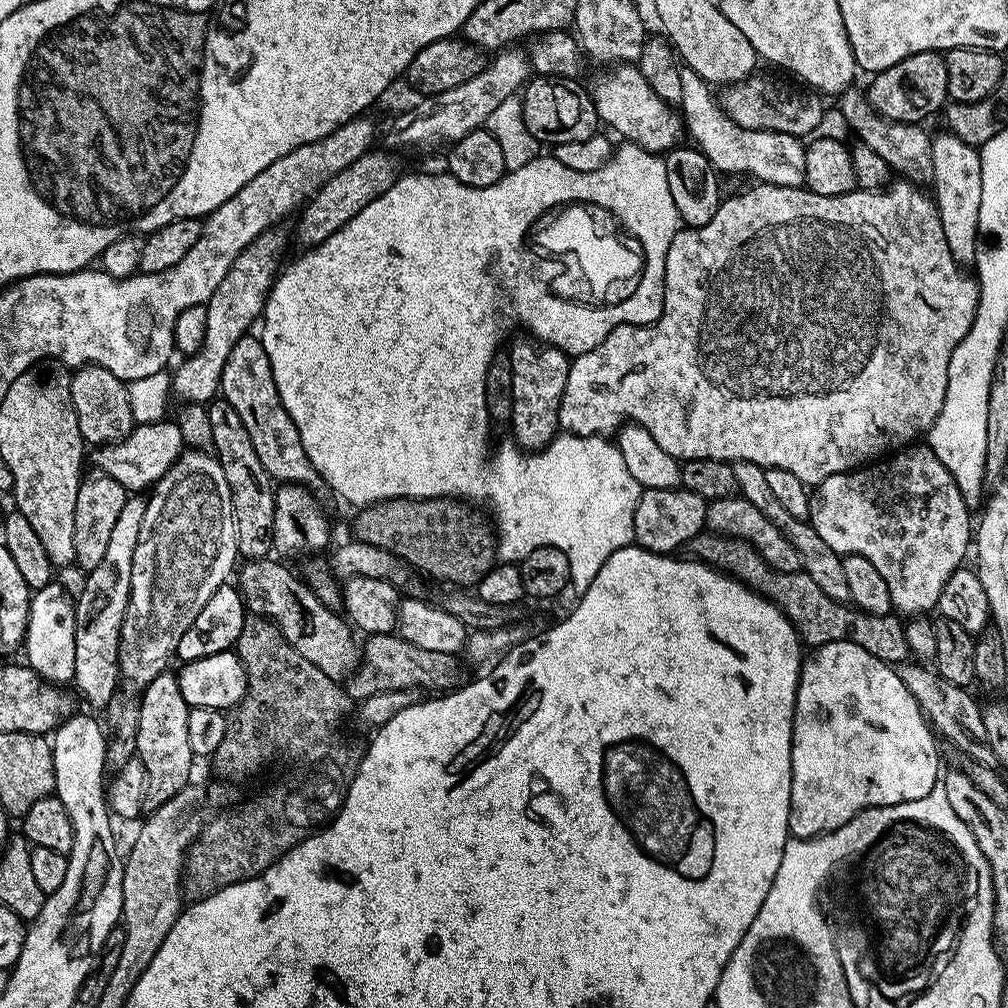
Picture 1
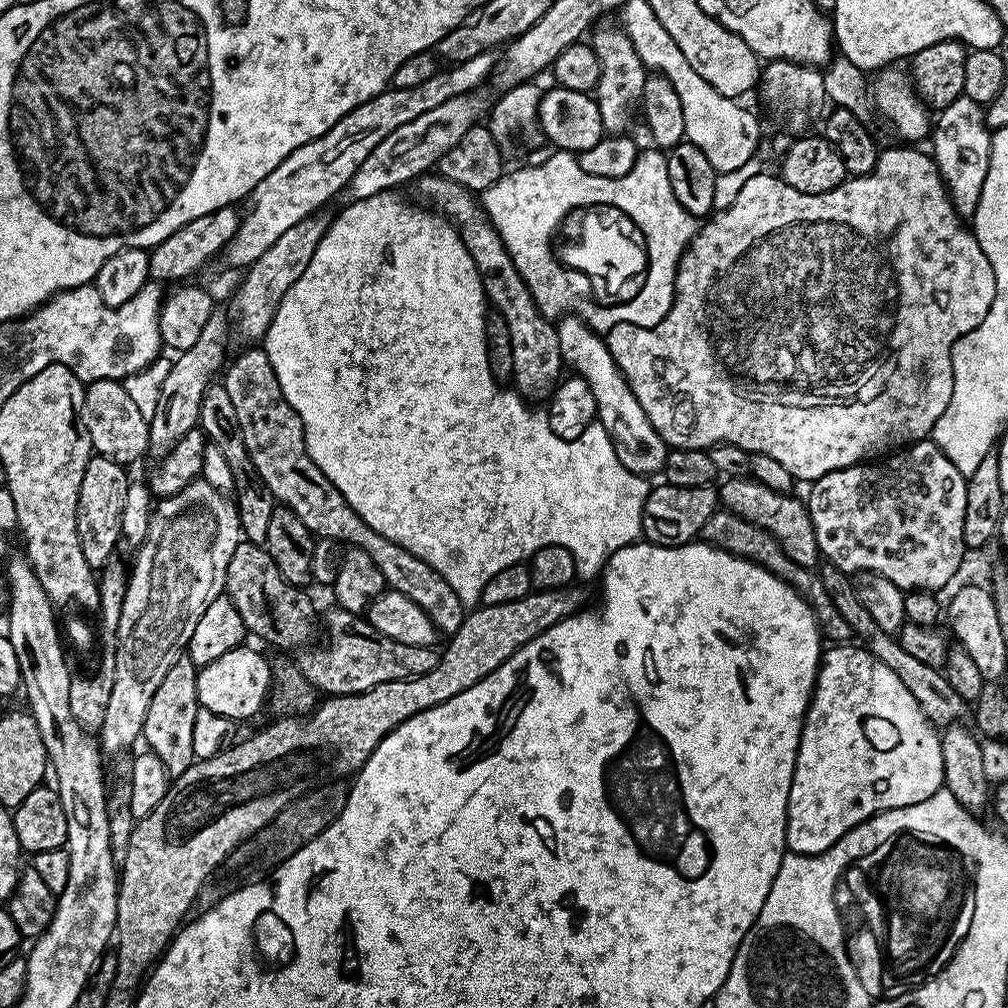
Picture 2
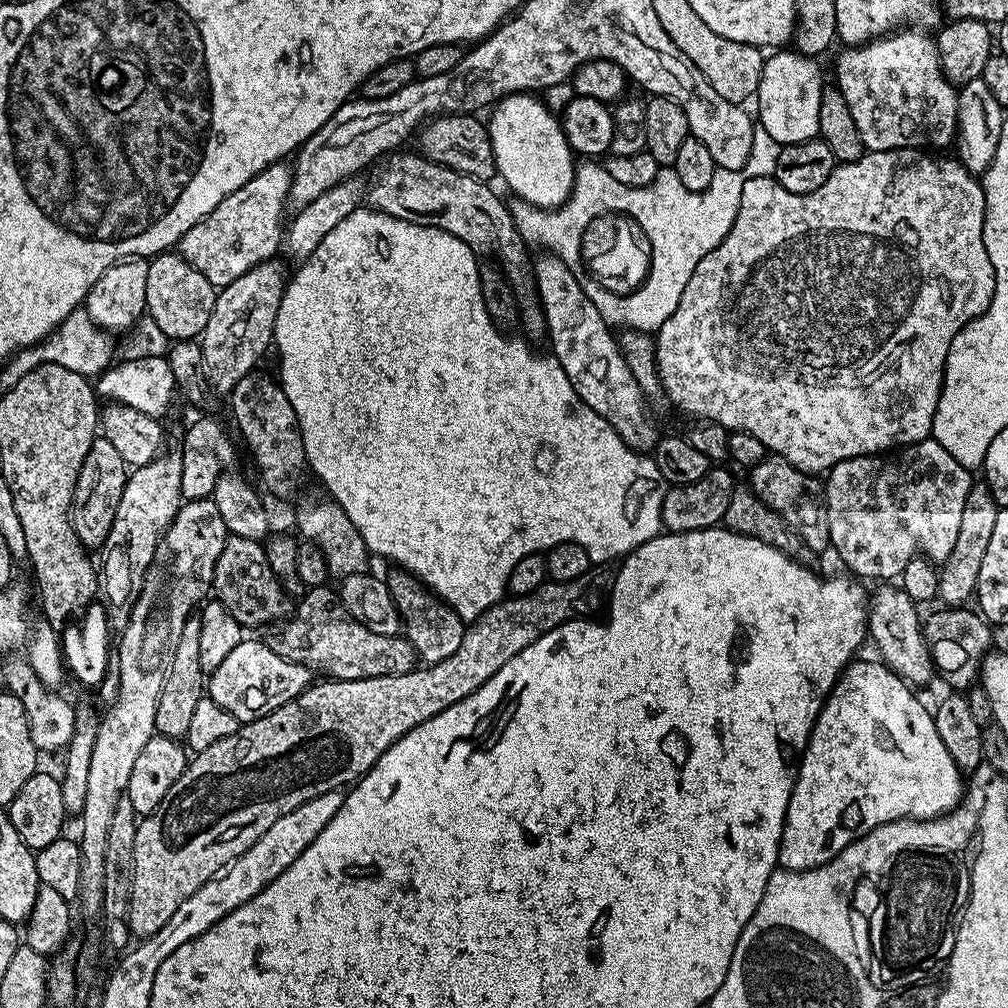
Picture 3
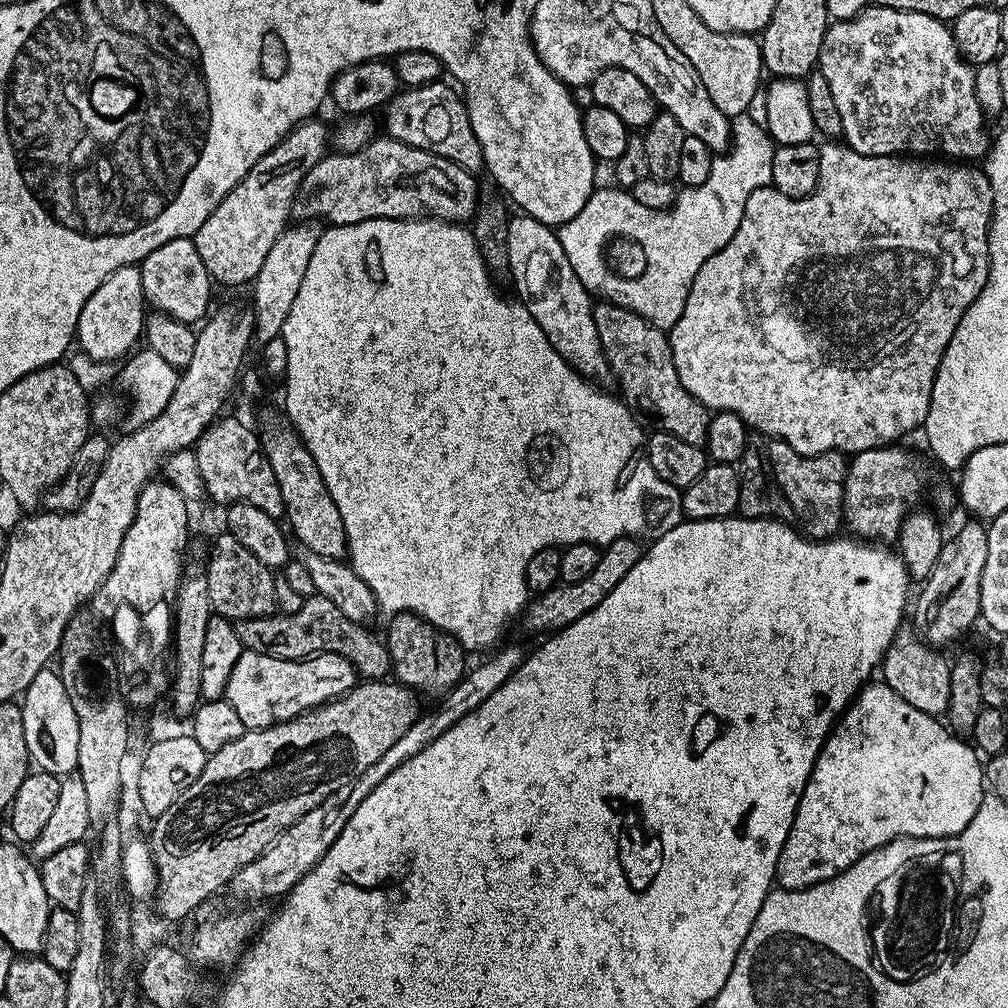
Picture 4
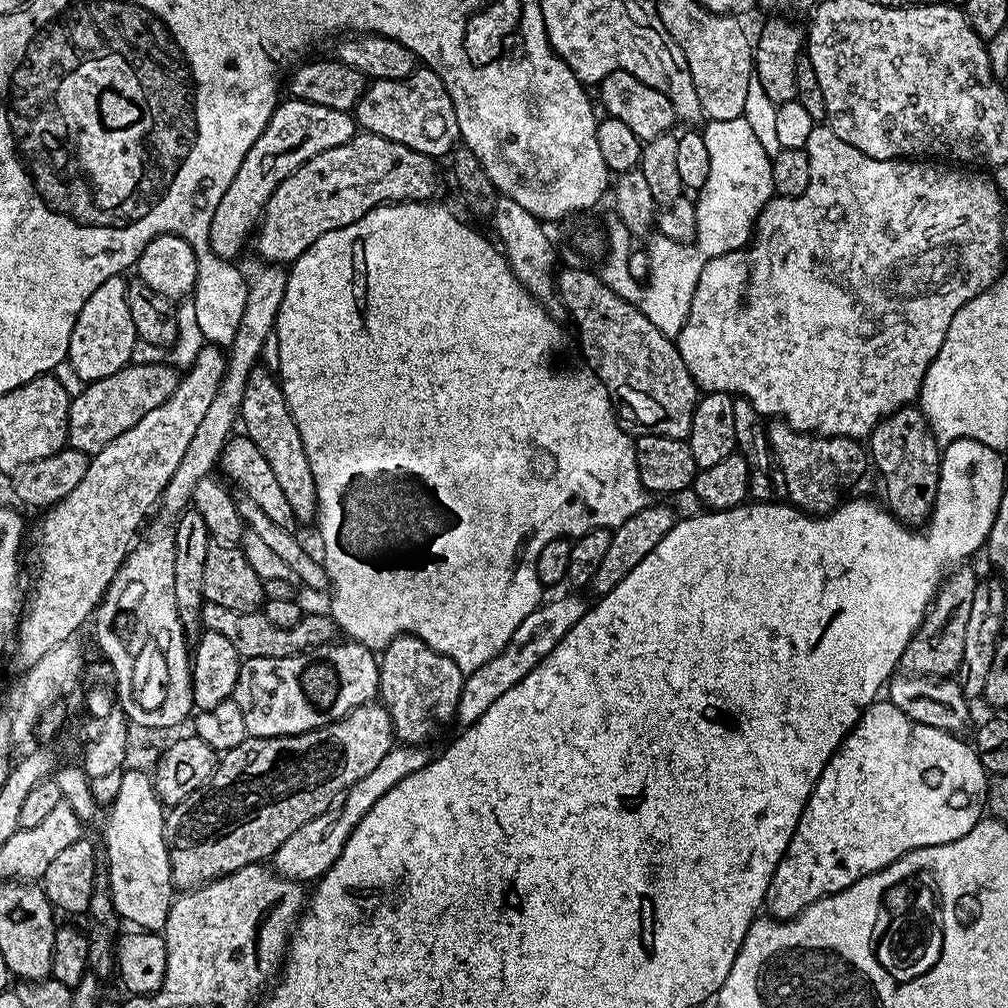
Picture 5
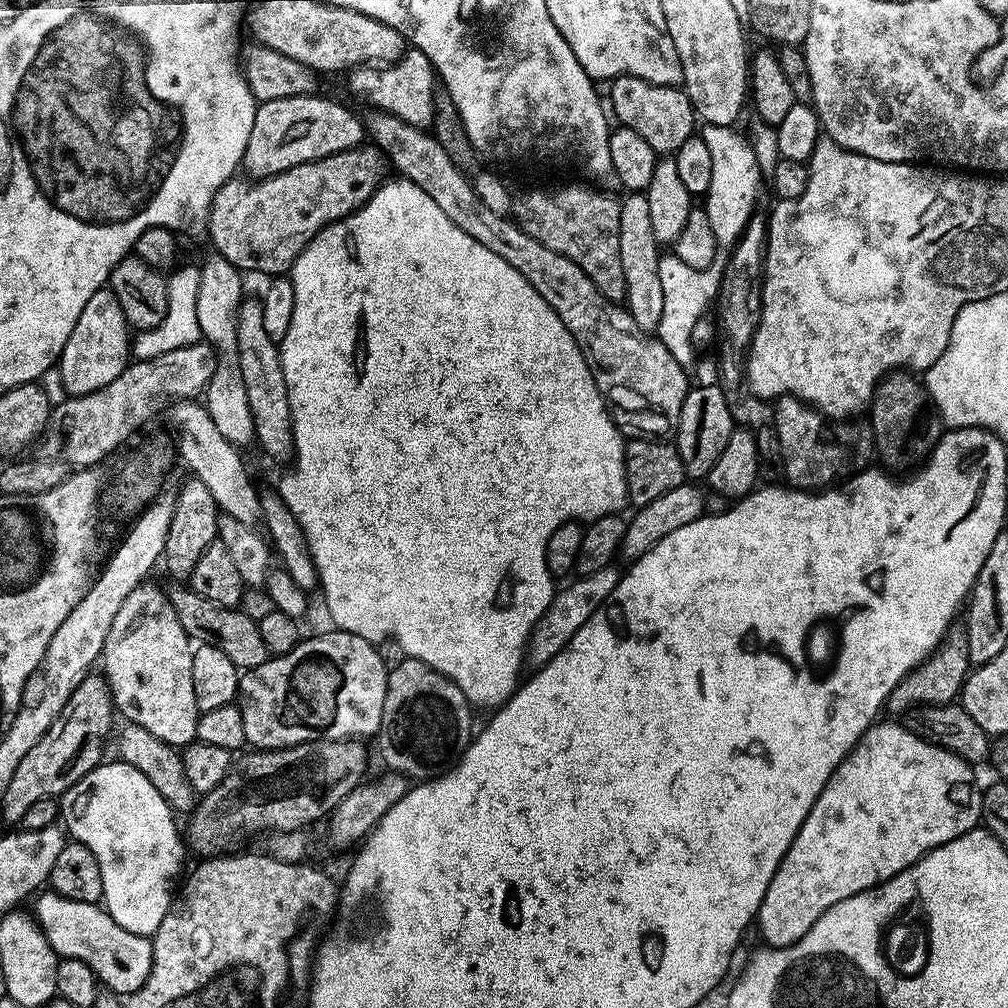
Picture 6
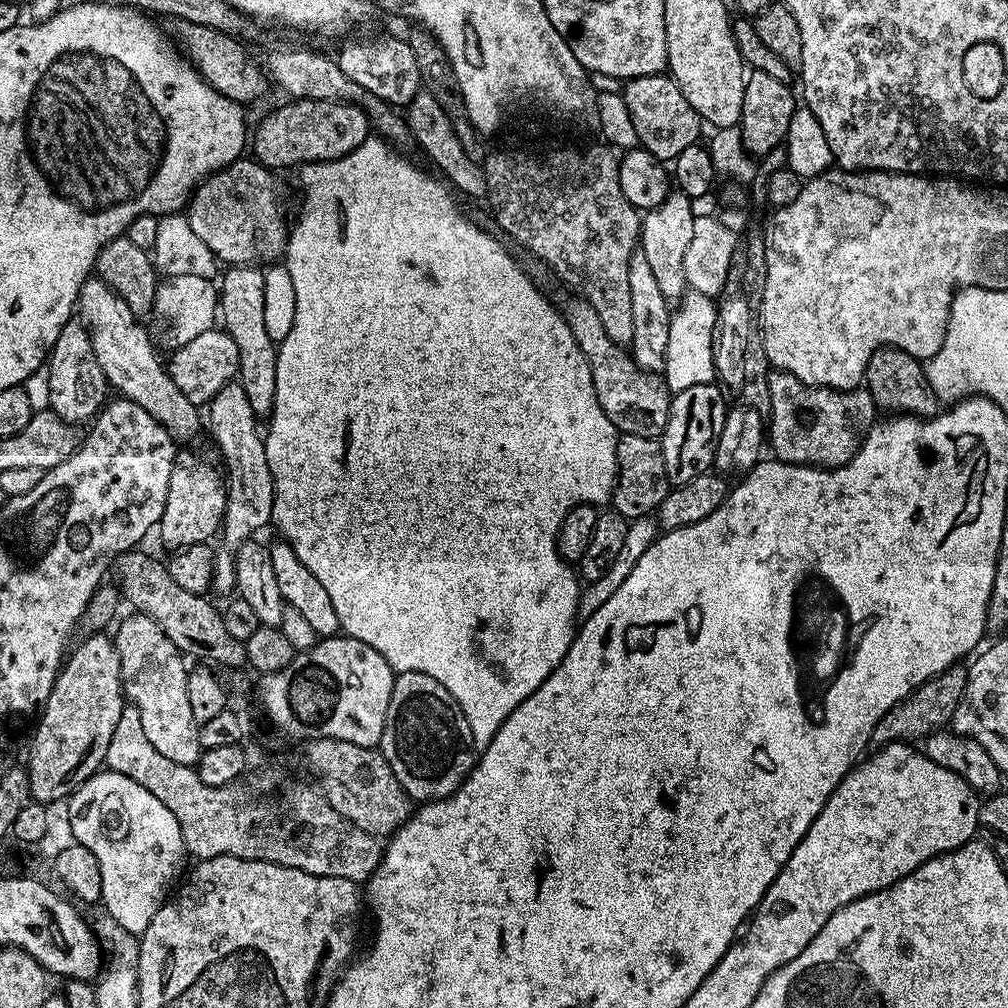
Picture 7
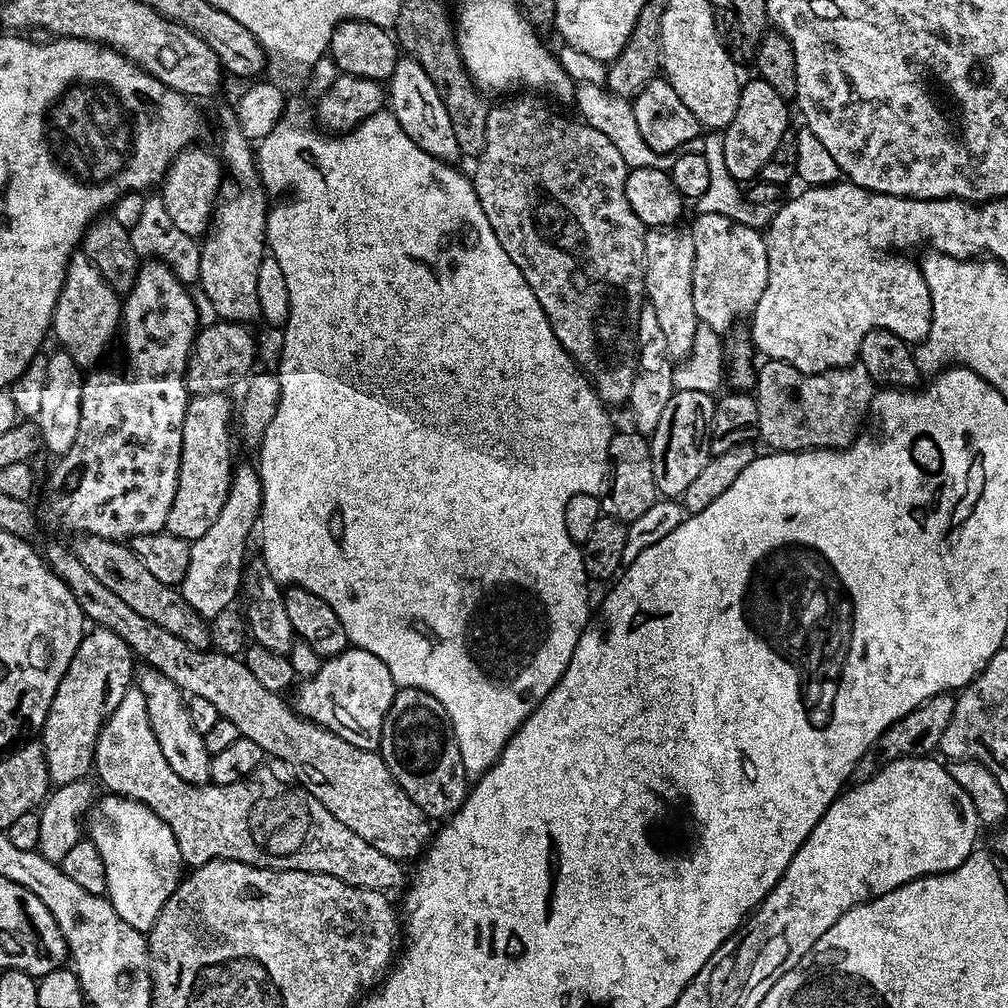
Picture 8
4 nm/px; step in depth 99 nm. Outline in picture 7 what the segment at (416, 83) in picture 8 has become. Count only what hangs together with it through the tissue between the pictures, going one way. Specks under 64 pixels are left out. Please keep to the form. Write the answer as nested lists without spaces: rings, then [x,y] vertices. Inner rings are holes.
[[[423,90],[417,92],[415,98],[406,106],[406,119],[414,144],[416,140],[417,146],[432,159],[437,168],[435,168],[435,171],[457,193],[465,192],[468,196],[480,197],[485,195],[486,178],[484,177],[483,167],[477,160],[470,158],[470,154],[466,154],[466,150],[462,150],[462,142],[458,142],[458,134],[454,134],[454,126],[450,122],[450,118],[446,118],[442,106],[438,106],[438,102],[434,102],[434,98],[429,92]]]

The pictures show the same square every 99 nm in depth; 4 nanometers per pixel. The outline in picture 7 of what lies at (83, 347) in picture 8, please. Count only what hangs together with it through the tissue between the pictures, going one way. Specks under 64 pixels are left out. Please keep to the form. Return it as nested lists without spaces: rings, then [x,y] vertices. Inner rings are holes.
[[[90,278],[82,286],[78,301],[78,312],[83,323],[90,329],[92,338],[92,352],[96,356],[98,366],[108,379],[109,385],[116,388],[121,397],[133,400],[142,410],[156,419],[156,421],[171,434],[172,439],[181,445],[188,446],[202,428],[202,412],[197,405],[186,398],[174,386],[168,377],[167,367],[156,357],[156,348],[143,328],[141,321],[130,312],[130,307],[113,290],[106,281],[99,278]]]

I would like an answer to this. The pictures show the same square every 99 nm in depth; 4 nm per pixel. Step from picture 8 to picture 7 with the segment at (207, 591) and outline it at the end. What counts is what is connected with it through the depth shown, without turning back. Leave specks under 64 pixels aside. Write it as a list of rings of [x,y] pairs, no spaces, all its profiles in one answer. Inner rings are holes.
[[[238,382],[227,384],[206,405],[206,424],[212,427],[212,438],[224,454],[223,471],[226,473],[226,510],[224,511],[224,523],[220,526],[218,541],[224,548],[216,548],[212,557],[212,587],[215,592],[232,592],[236,587],[236,552],[245,541],[253,539],[259,528],[269,527],[272,519],[272,506],[274,504],[274,478],[270,474],[270,462],[266,462],[266,450],[264,449],[264,436],[262,428],[259,428],[258,417],[250,407],[250,401],[246,399],[246,390]]]

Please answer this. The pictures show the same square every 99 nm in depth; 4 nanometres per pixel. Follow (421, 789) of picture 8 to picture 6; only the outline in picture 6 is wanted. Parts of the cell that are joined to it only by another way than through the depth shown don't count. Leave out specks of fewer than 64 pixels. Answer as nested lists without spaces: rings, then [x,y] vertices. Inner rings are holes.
[[[411,658],[392,664],[386,686],[386,702],[378,733],[384,739],[384,768],[401,772],[409,781],[423,782],[443,776],[468,749],[474,735],[473,709],[450,678]]]

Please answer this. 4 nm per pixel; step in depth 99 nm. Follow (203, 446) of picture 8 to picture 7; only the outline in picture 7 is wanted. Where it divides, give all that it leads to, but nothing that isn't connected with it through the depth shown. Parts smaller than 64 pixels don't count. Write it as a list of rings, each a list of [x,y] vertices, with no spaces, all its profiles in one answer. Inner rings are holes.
[[[188,446],[181,447],[170,470],[170,490],[166,490],[166,506],[158,525],[160,544],[168,550],[188,548],[192,544],[211,541],[224,523],[226,510],[226,480],[221,469],[216,468],[200,452],[191,452]]]

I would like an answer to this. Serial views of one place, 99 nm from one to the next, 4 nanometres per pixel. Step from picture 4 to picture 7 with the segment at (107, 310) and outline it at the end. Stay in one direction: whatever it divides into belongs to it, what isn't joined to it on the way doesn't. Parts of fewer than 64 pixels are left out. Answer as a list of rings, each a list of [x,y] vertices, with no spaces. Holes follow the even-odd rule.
[[[69,322],[62,334],[58,334],[58,342],[52,348],[46,363],[50,368],[49,409],[56,412],[58,418],[73,426],[80,426],[83,420],[91,421],[105,403],[110,385],[92,352],[89,329],[83,323]]]

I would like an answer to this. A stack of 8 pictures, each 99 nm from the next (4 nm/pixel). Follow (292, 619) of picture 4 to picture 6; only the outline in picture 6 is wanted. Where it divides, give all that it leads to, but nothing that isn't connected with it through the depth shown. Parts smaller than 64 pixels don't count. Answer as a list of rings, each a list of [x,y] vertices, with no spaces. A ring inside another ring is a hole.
[[[176,586],[170,592],[170,599],[178,622],[188,637],[202,644],[218,646],[218,650],[222,650],[222,654],[226,654],[226,658],[230,658],[236,668],[257,668],[269,659],[270,653],[262,642],[259,623],[255,619],[251,620],[246,613],[236,608],[224,608],[210,598],[202,598],[188,586]]]

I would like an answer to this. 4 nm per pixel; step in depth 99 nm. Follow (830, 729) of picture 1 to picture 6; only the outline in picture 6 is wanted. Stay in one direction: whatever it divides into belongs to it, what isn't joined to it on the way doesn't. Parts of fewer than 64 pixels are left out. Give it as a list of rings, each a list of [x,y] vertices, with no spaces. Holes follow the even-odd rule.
[[[883,722],[873,724],[868,729],[868,733],[852,747],[848,757],[834,770],[834,774],[830,774],[826,786],[822,786],[822,794],[818,794],[810,814],[806,814],[806,822],[802,822],[790,850],[786,850],[774,878],[770,878],[770,882],[766,886],[766,898],[762,898],[760,903],[758,913],[760,936],[765,940],[768,948],[785,948],[798,942],[802,938],[802,934],[806,934],[806,930],[810,930],[810,926],[814,926],[814,922],[818,922],[821,914],[830,910],[830,906],[842,902],[842,898],[850,898],[854,894],[885,884],[887,880],[894,878],[914,862],[918,862],[930,850],[966,834],[971,828],[975,828],[981,823],[980,798],[982,792],[979,787],[976,789],[976,776],[972,773],[975,772],[973,765],[969,764],[967,760],[958,758],[950,750],[939,748],[937,744],[931,744],[919,732],[911,727],[908,728],[903,728],[900,724],[883,724]]]

